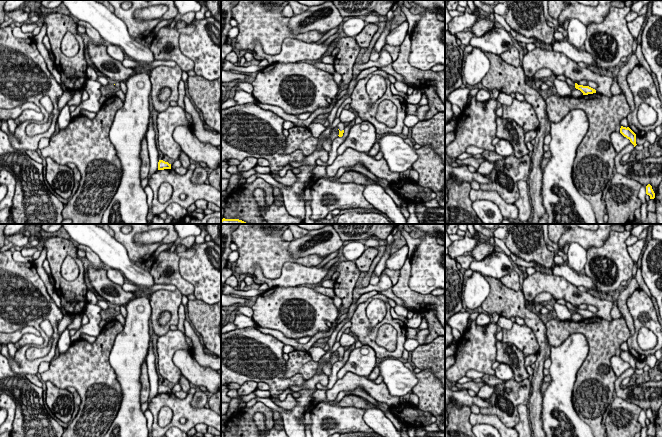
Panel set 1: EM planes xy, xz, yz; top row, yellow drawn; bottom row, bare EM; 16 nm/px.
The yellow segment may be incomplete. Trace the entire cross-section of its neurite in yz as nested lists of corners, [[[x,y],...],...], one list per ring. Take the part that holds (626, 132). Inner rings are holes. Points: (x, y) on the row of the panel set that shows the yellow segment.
[[[621,126],[620,133],[624,137],[629,139],[630,142],[634,145],[634,147],[637,145],[636,144],[636,134],[629,127],[626,128],[626,127]]]

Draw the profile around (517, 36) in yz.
[[[511,29],[510,31],[510,34],[511,36],[516,39],[517,41],[519,42],[522,42],[522,43],[525,43],[525,44],[528,44],[528,43],[534,43],[534,42],[538,42],[539,44],[542,44],[542,41],[541,40],[535,40],[534,38],[527,38],[519,33],[516,33],[514,30]]]

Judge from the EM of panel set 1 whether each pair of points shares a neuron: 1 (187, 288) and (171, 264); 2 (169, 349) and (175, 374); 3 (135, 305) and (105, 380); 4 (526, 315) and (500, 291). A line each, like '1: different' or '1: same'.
1: same
2: same
3: different
4: same

